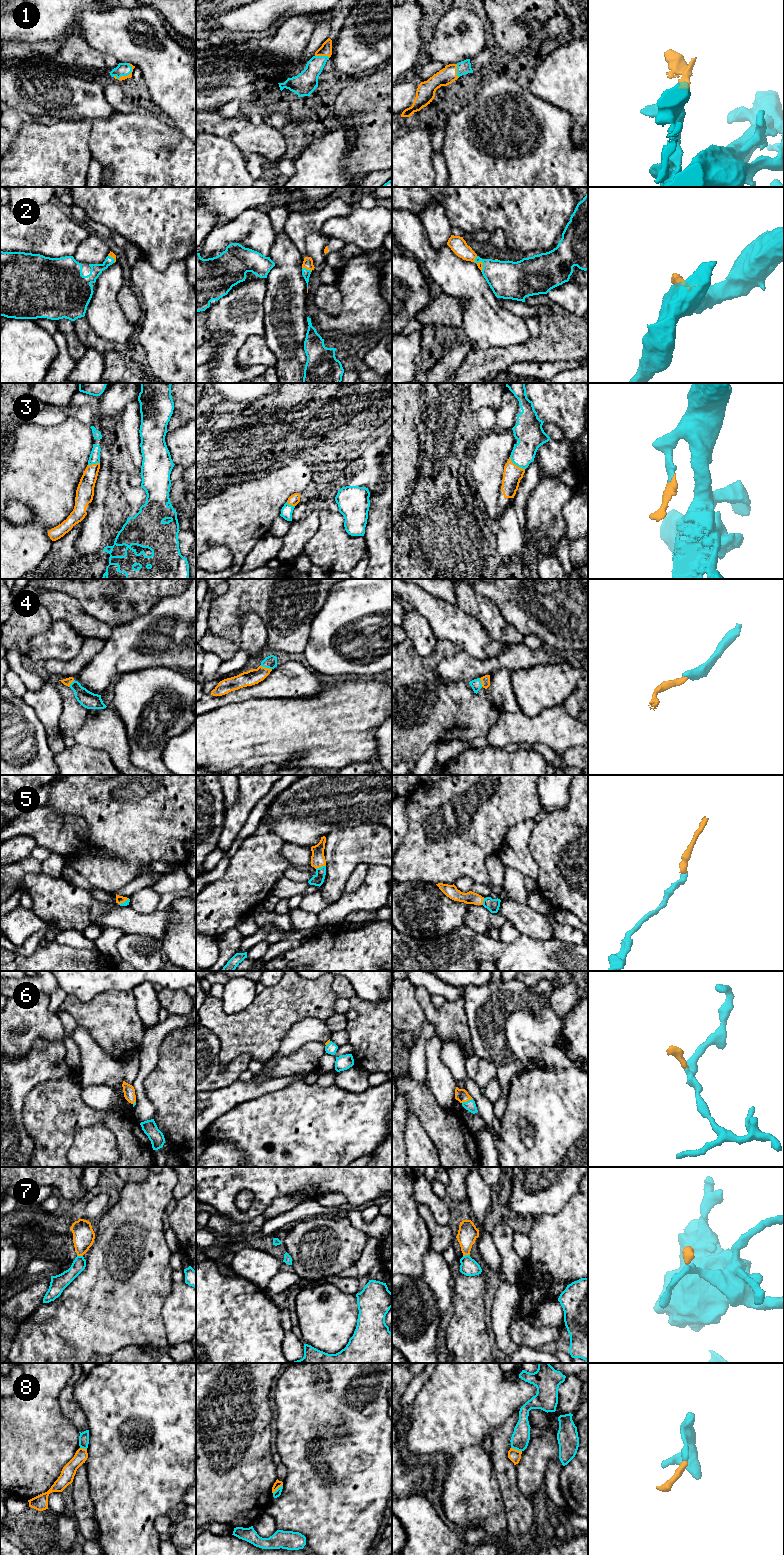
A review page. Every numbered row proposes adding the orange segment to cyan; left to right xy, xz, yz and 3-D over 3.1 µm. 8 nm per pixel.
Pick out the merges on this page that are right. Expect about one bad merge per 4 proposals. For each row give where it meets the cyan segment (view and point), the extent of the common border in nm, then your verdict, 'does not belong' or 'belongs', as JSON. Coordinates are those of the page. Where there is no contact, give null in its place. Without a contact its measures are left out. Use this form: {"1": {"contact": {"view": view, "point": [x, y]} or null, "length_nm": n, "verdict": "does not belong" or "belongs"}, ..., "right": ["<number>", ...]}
{"1": {"contact": {"view": "xy", "point": [124, 75]}, "length_nm": 180, "verdict": "belongs"}, "2": {"contact": {"view": "xz", "point": [306, 269]}, "length_nm": 90, "verdict": "belongs"}, "3": {"contact": {"view": "yz", "point": [516, 464]}, "length_nm": 160, "verdict": "belongs"}, "4": {"contact": {"view": "xz", "point": [266, 667]}, "length_nm": 100, "verdict": "belongs"}, "5": {"contact": {"view": "xz", "point": [320, 867]}, "length_nm": 90, "verdict": "belongs"}, "6": {"contact": {"view": "yz", "point": [467, 1101]}, "length_nm": 100, "verdict": "belongs"}, "7": {"contact": {"view": "yz", "point": [466, 1255]}, "length_nm": 60, "verdict": "belongs"}, "8": {"contact": {"view": "yz", "point": [516, 1449]}, "length_nm": 90, "verdict": "does not belong"}, "right": ["1", "2", "3", "4", "5", "6", "7"]}

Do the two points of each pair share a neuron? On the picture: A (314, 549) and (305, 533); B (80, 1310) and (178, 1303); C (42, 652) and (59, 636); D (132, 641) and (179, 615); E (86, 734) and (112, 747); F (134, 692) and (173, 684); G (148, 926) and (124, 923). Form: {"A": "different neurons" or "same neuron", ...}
{"A": "different neurons", "B": "different neurons", "C": "same neuron", "D": "same neuron", "E": "same neuron", "F": "same neuron", "G": "same neuron"}

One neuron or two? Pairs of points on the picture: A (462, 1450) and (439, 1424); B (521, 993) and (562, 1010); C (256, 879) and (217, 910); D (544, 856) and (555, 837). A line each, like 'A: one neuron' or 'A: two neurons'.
A: one neuron
B: two neurons
C: one neuron
D: one neuron

